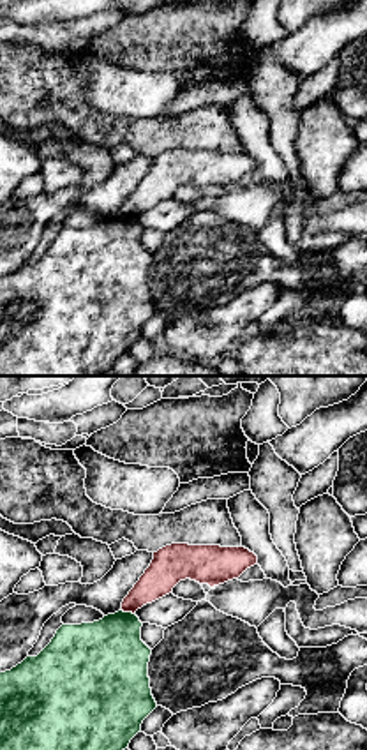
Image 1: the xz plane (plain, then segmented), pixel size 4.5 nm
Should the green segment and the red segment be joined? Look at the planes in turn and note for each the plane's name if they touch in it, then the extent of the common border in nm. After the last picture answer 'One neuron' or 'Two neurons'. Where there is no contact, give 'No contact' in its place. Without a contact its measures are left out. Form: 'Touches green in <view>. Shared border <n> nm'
Touches green in xz. Shared border 70 nm

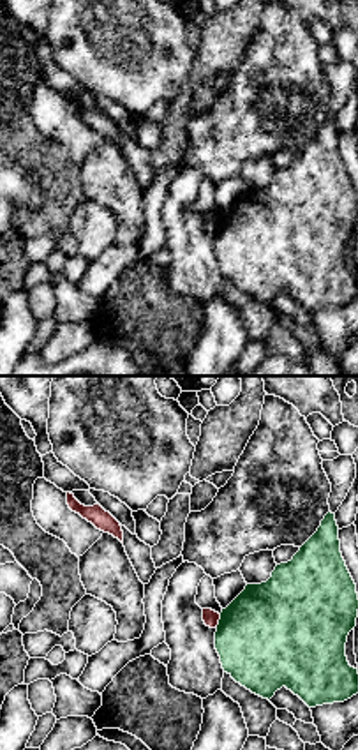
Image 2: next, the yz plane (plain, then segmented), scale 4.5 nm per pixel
Touches green in yz. Shared border 70 nm

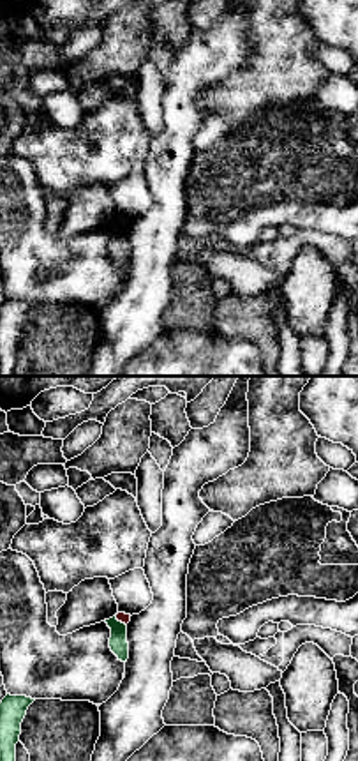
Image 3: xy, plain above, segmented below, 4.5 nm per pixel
Touches green in xy. Shared border 80 nm

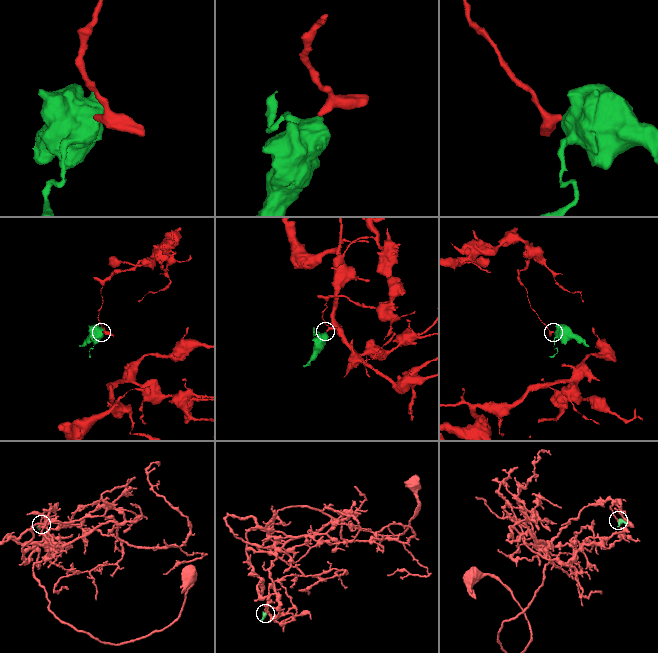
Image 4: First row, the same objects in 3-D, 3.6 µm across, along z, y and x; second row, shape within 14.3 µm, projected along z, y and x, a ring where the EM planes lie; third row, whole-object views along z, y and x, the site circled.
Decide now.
Two neurons

